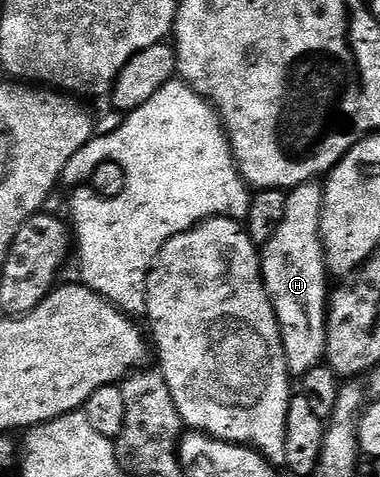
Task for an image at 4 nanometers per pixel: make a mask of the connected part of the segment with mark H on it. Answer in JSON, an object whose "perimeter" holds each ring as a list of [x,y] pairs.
{"perimeter":[[[314,181],[292,188],[287,194],[287,210],[279,225],[275,237],[266,243],[260,252],[261,276],[265,278],[265,287],[269,291],[269,300],[277,314],[277,323],[281,326],[281,340],[285,346],[285,359],[289,363],[289,374],[293,377],[305,375],[322,362],[325,353],[325,328],[327,326],[327,300],[331,295],[331,286],[325,280],[325,250],[321,244],[321,210],[325,196],[322,184]]]}

